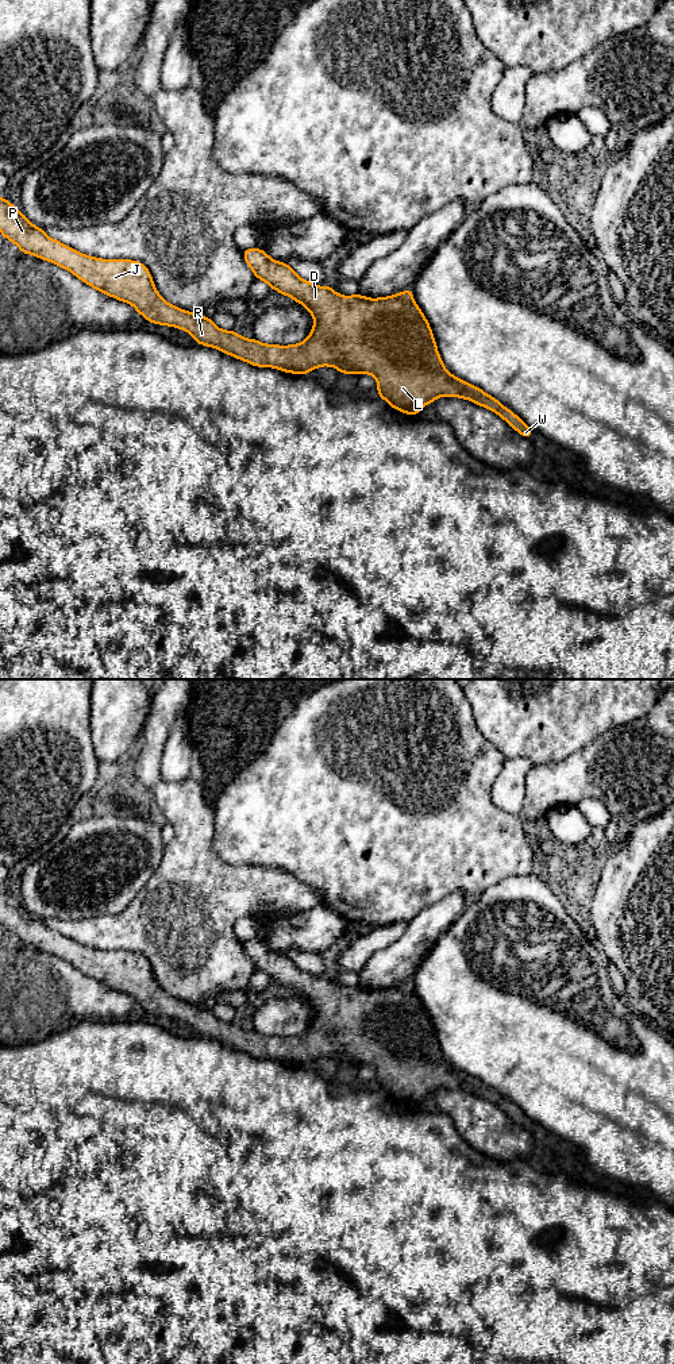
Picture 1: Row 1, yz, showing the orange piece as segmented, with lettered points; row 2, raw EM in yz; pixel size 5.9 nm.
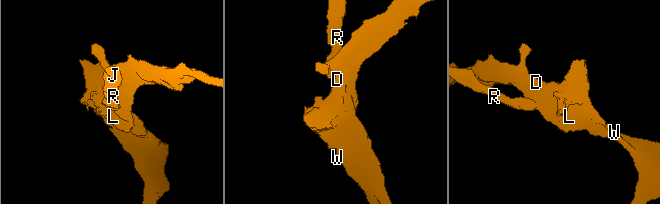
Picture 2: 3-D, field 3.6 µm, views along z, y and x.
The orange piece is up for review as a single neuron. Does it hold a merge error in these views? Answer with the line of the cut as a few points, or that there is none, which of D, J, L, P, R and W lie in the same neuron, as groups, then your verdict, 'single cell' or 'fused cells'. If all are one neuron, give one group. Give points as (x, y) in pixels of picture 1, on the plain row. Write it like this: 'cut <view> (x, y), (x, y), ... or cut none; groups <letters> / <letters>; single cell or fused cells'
cut none; groups D J L P R W; single cell

